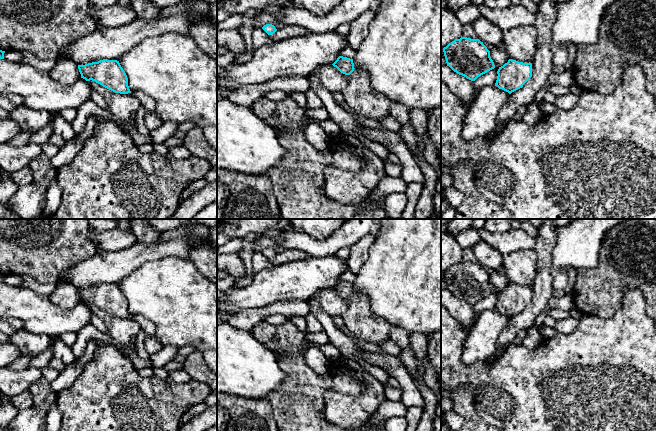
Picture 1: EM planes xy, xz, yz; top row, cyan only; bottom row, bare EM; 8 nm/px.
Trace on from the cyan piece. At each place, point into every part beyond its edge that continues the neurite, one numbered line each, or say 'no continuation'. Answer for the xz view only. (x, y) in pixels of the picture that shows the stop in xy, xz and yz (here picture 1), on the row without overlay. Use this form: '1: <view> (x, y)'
1: xz (362, 323)

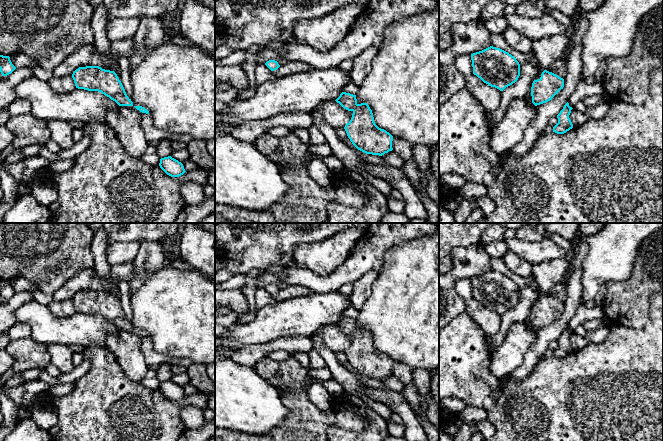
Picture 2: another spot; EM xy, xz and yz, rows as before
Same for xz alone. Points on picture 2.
no continuation

